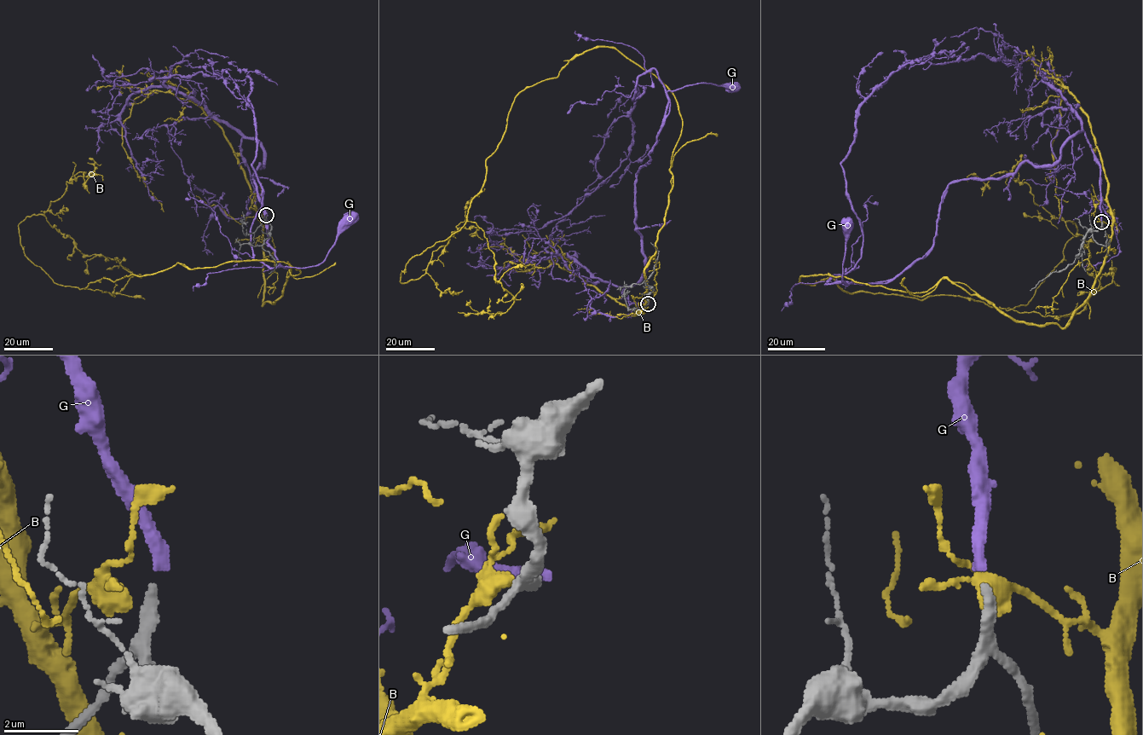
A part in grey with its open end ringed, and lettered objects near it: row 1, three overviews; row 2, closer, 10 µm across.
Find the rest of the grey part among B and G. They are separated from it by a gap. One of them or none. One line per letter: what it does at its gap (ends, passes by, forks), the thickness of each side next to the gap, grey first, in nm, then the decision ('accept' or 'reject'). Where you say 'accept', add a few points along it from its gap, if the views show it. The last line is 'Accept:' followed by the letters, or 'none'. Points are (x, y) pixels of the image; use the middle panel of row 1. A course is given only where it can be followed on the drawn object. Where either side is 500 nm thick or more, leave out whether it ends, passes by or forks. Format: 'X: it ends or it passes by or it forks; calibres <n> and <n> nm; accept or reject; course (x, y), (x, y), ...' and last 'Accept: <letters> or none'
B: it forks; calibres 300 and 320 nm; reject
G: it ends; calibres 300 and 360 nm; accept; course (649, 303), (632, 303), (622, 291), (645, 270), (635, 184), (667, 92), (707, 83), (736, 87)
Accept: G

